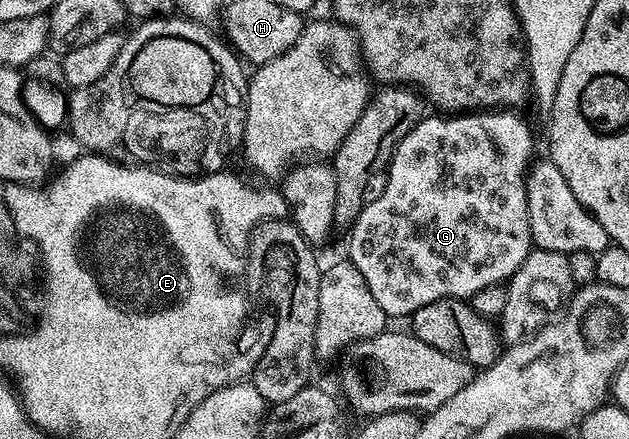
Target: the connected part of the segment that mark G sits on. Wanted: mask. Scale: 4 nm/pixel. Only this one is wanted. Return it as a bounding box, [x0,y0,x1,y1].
[347,111,534,318]

